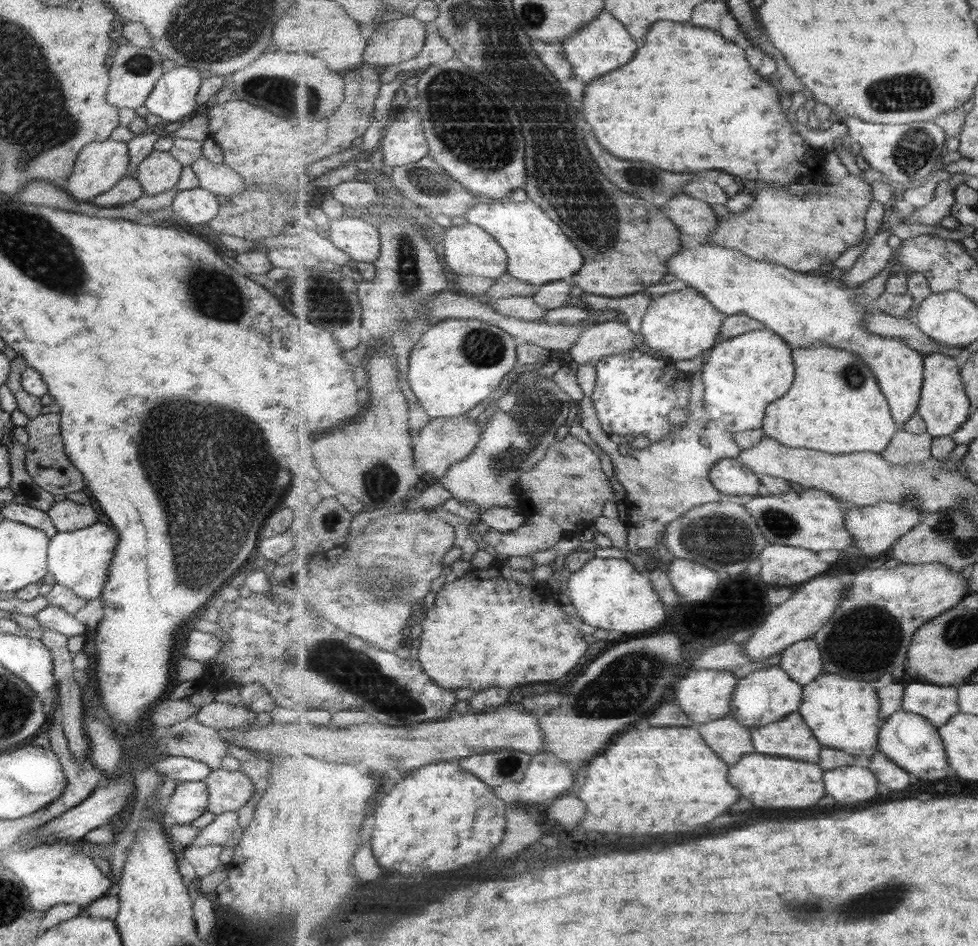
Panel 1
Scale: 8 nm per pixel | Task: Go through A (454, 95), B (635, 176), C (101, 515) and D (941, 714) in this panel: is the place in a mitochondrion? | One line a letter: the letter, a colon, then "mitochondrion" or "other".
A: mitochondrion
B: mitochondrion
C: other
D: other

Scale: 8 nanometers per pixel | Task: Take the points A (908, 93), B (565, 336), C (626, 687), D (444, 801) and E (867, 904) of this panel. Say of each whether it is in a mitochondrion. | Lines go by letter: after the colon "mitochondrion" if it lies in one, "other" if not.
A: mitochondrion
B: other
C: mitochondrion
D: other
E: mitochondrion

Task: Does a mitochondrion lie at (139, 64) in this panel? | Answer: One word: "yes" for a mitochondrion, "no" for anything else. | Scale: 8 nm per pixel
yes

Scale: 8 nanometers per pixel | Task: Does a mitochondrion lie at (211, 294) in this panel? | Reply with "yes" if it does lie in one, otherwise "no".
yes

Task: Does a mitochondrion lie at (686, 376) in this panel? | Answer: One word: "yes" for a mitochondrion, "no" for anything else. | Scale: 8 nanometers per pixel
no

